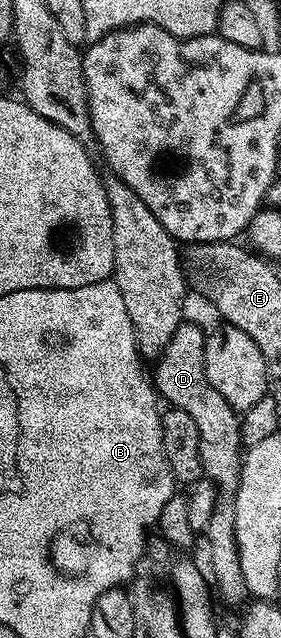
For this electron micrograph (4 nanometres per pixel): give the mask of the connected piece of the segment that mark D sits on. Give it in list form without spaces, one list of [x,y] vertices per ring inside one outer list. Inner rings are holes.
[[[191,320],[181,322],[174,336],[170,336],[170,344],[166,344],[155,363],[154,389],[165,403],[168,401],[169,407],[194,416],[204,477],[216,485],[216,507],[210,516],[210,524],[202,532],[203,537],[208,537],[208,562],[212,565],[212,574],[216,577],[221,596],[232,602],[243,603],[249,593],[240,563],[240,546],[236,542],[236,497],[244,463],[240,414],[233,406],[226,404],[222,392],[218,392],[218,388],[206,380],[205,341],[205,331],[200,331]]]

